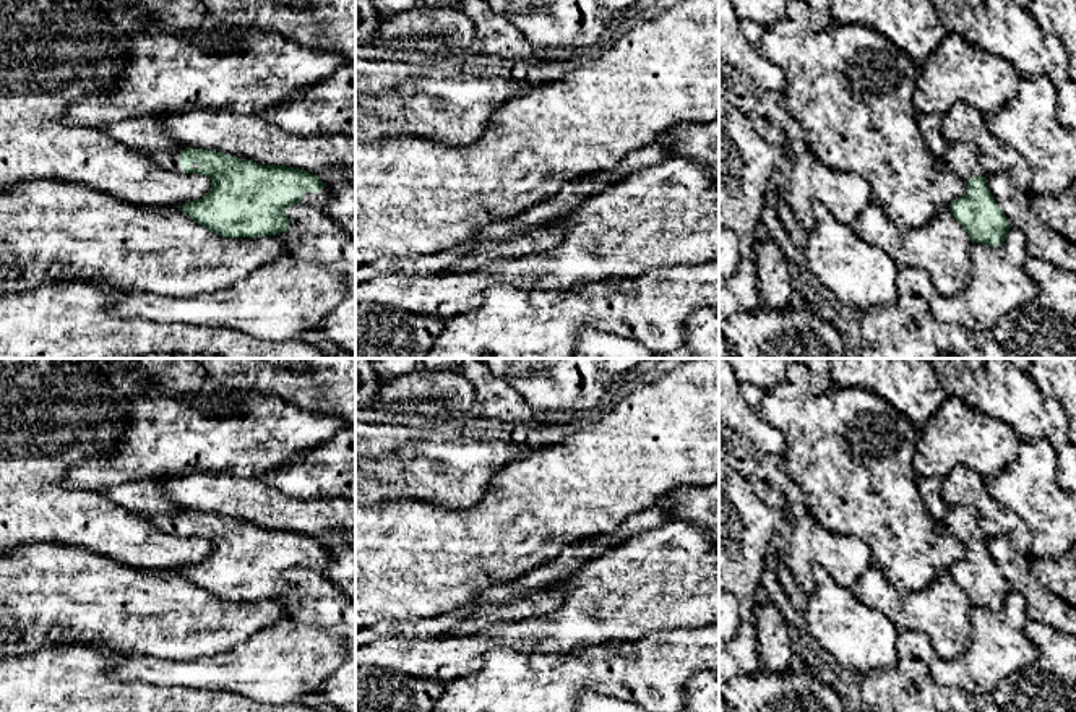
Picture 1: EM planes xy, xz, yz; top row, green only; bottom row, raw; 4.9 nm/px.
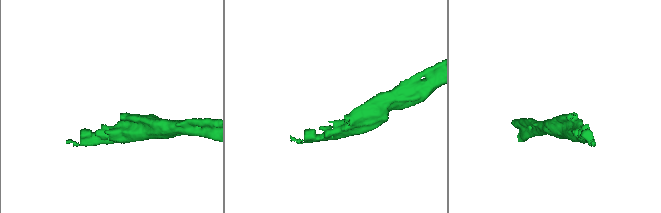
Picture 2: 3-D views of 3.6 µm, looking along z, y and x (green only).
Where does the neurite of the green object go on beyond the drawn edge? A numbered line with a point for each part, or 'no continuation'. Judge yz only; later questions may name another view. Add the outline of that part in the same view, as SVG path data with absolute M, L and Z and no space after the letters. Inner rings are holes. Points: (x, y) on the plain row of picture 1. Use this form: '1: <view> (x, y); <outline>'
1: yz (961, 523); M954 506L936 522L941 534L958 538L966 547L974 540L988 540L979 524L979 514L972 506Z

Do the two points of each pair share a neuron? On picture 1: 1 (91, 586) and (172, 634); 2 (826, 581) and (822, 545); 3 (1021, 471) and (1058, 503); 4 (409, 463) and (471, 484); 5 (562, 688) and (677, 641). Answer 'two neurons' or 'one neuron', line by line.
1: one neuron
2: two neurons
3: one neuron
4: one neuron
5: one neuron

